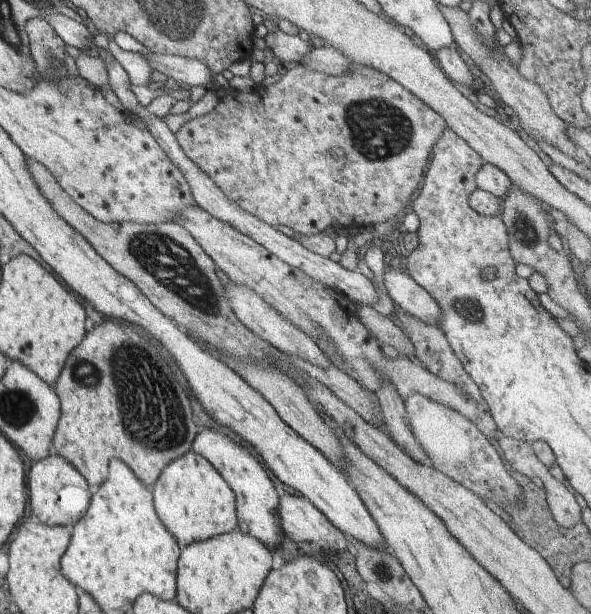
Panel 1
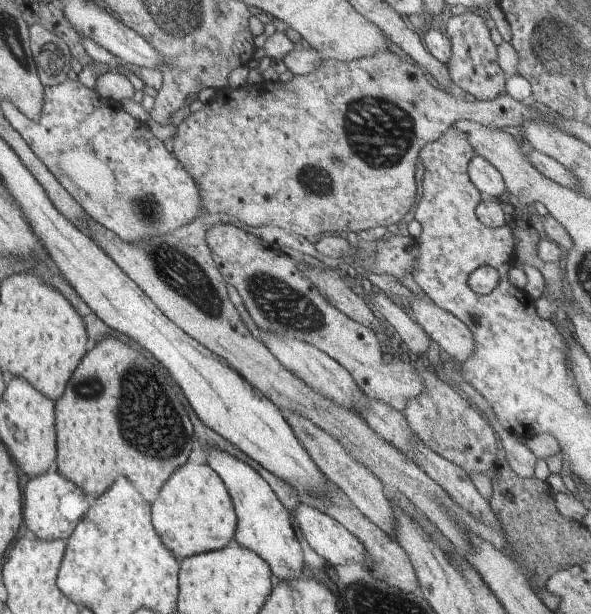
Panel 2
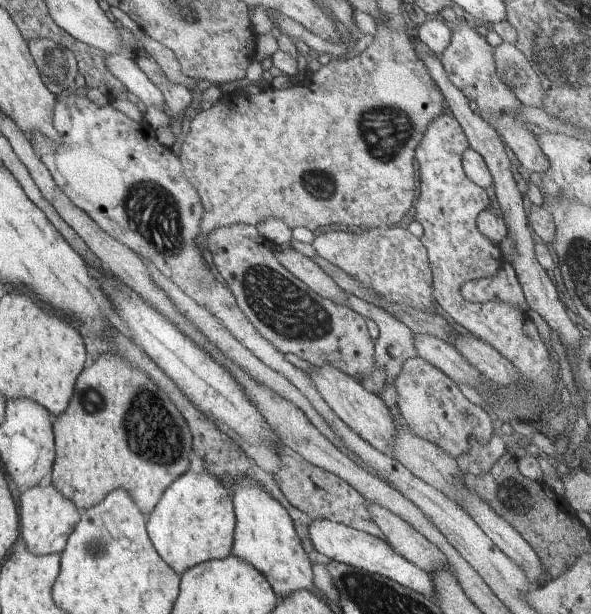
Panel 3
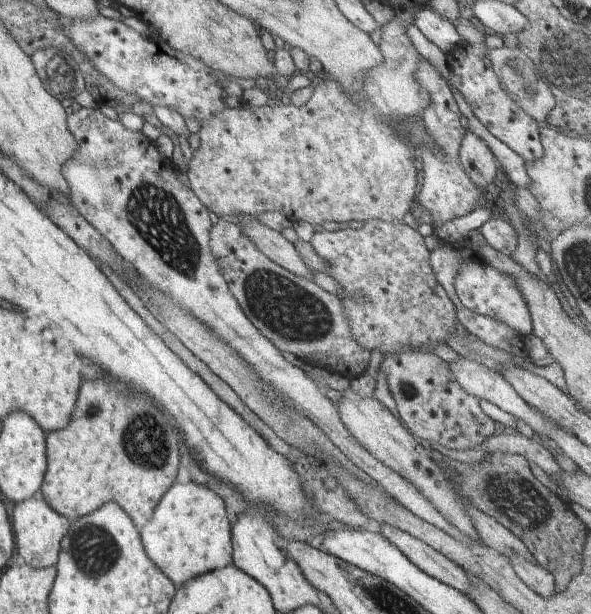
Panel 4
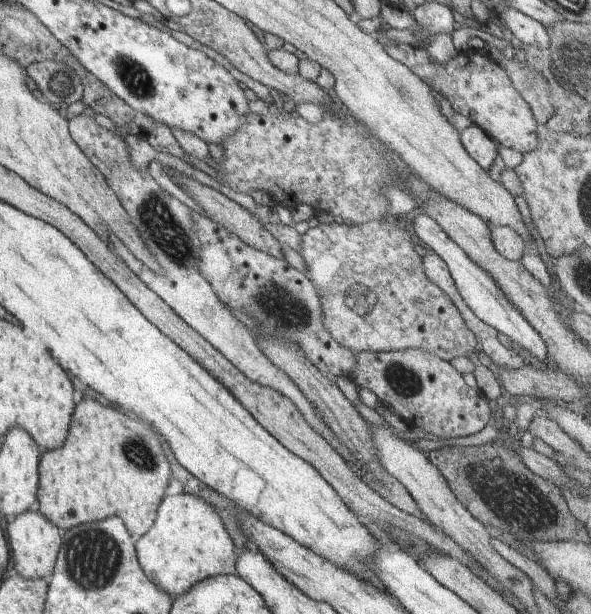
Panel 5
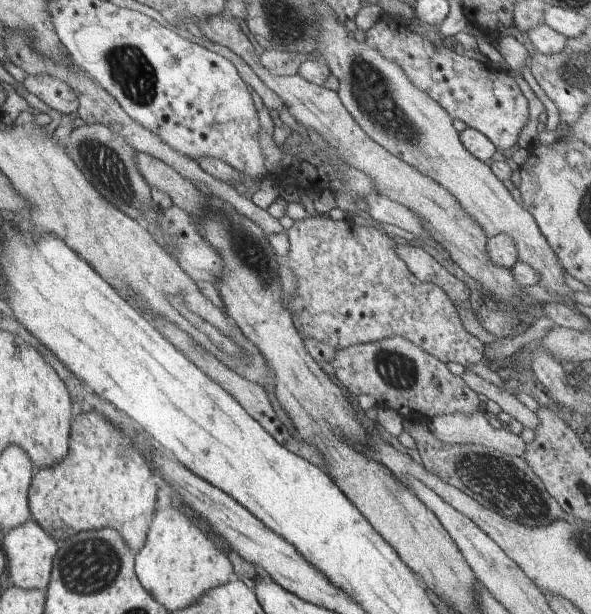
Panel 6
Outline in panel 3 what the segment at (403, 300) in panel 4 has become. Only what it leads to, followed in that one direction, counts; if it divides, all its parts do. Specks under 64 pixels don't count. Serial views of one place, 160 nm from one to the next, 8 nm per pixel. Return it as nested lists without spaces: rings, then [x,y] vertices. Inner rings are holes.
[[[392,225],[388,227],[378,227],[363,232],[341,232],[341,231],[327,231],[323,235],[315,238],[313,244],[316,253],[325,260],[328,260],[331,264],[338,266],[338,268],[344,270],[346,274],[356,278],[362,286],[370,288],[372,292],[386,298],[388,302],[394,302],[394,304],[400,304],[404,306],[404,302],[410,302],[412,298],[404,298],[414,294],[414,306],[408,306],[408,308],[416,308],[418,310],[435,310],[434,308],[434,286],[433,276],[431,272],[431,266],[429,264],[429,258],[421,242],[421,239],[411,234],[406,228],[402,228],[400,225]]]

